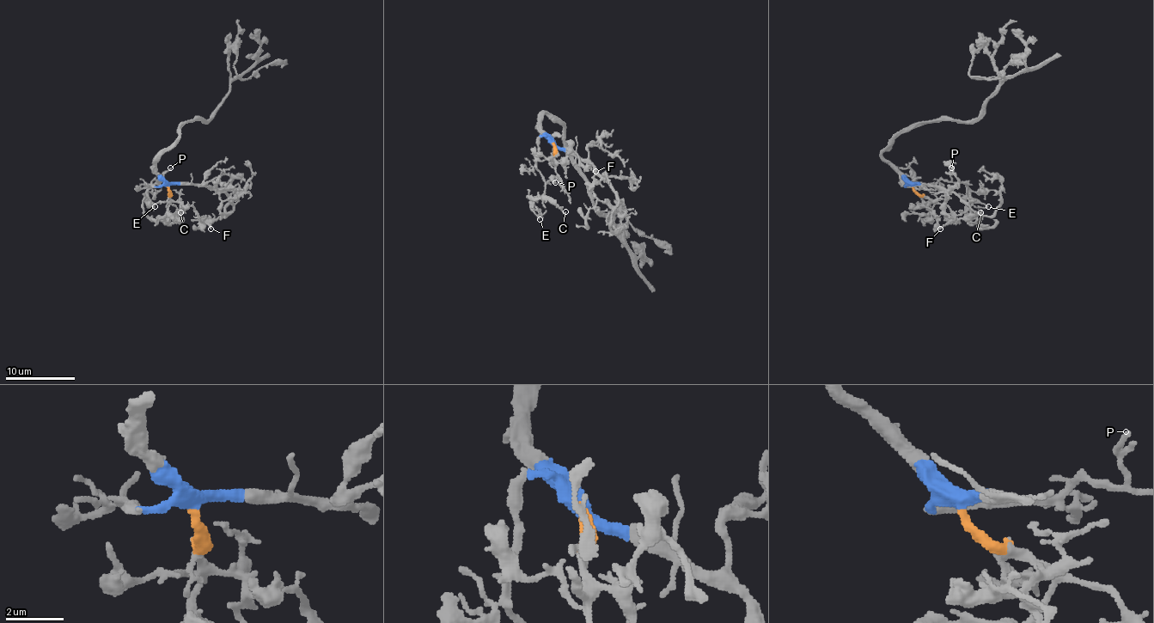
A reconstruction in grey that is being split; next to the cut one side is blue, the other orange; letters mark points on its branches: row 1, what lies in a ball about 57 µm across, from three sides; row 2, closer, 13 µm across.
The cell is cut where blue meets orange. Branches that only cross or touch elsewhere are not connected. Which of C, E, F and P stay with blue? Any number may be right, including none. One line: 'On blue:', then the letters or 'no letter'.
On blue: C, E, F, P

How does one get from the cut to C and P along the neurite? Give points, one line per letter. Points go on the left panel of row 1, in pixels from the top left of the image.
C: (167, 186), (151, 184), (155, 179), (160, 182), (148, 191), (143, 210), (168, 222), (180, 212)
P: (167, 186), (151, 184), (170, 168)

